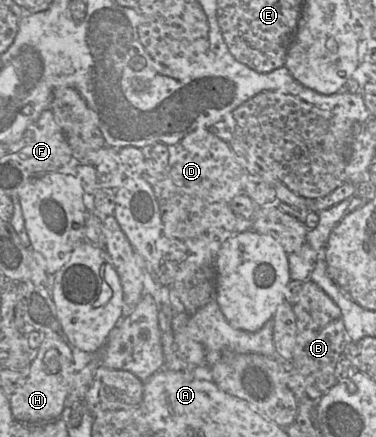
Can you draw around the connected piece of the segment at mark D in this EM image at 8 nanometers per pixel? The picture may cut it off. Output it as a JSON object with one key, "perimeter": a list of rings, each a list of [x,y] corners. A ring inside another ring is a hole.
{"perimeter":[[[196,129],[185,135],[178,143],[167,145],[167,147],[169,152],[167,176],[158,180],[152,188],[159,204],[162,234],[169,238],[180,239],[187,246],[187,257],[178,262],[171,288],[178,295],[185,312],[192,315],[215,297],[215,258],[220,247],[226,240],[239,233],[253,231],[252,219],[235,215],[231,209],[231,200],[237,195],[246,194],[253,199],[258,207],[272,205],[277,201],[277,198],[273,185],[266,183],[263,178],[249,173],[237,161],[229,144],[209,129]]]}

